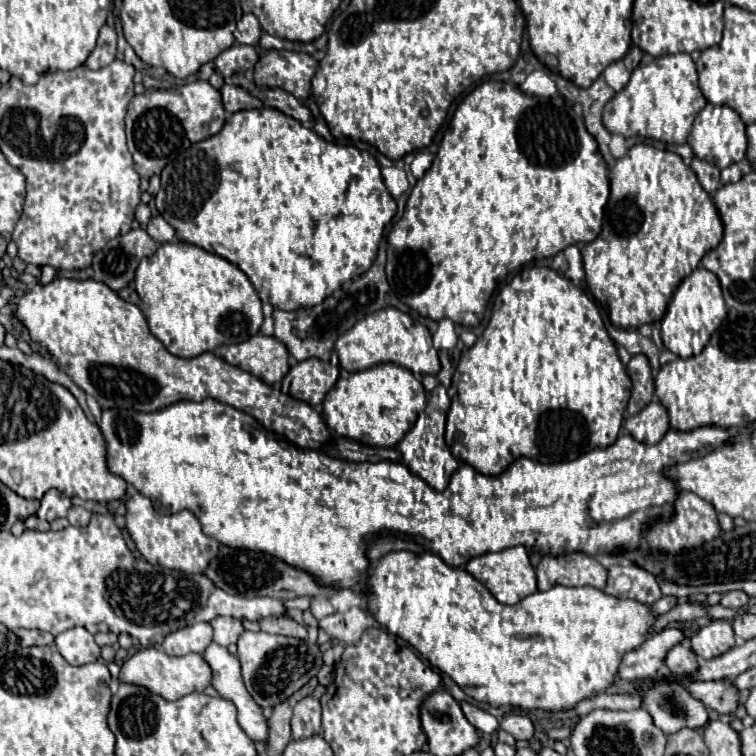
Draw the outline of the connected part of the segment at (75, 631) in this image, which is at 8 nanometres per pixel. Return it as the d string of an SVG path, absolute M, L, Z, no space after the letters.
M71 628L55 638L59 654L73 666L89 664L99 660L99 646L85 628Z

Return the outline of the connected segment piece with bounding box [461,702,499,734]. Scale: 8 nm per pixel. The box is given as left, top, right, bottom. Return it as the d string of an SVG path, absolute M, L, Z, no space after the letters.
M461 702L461 710L465 714L465 718L469 720L471 726L475 726L479 732L483 734L493 734L499 728L499 722L493 714L469 704L469 702Z

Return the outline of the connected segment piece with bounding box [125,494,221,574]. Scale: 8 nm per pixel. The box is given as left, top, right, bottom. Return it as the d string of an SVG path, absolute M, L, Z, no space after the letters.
M133 494L127 502L127 530L141 552L141 556L149 564L159 564L165 568L175 568L187 574L203 574L207 570L207 564L219 556L221 544L215 538L209 538L203 534L199 520L193 512L181 510L177 514L157 514L151 506L151 500L143 494Z

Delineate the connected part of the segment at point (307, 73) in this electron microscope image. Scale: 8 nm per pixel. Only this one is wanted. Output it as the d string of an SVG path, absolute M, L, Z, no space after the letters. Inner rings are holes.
M269 50L255 66L255 84L267 88L283 88L297 100L305 100L311 92L311 78L317 60L303 52Z

